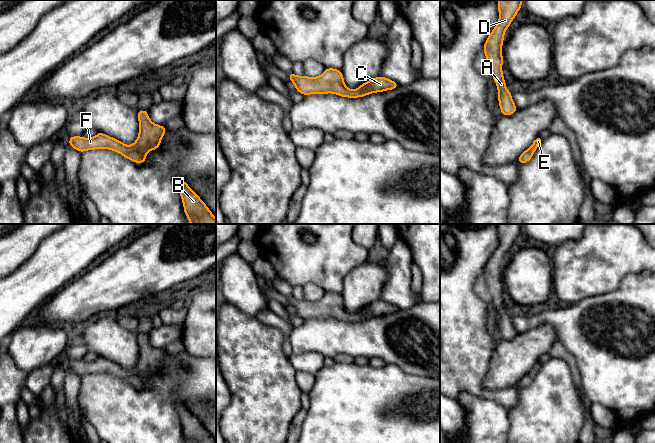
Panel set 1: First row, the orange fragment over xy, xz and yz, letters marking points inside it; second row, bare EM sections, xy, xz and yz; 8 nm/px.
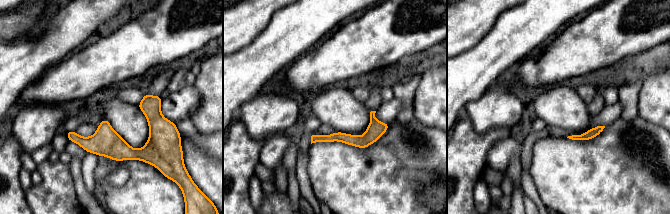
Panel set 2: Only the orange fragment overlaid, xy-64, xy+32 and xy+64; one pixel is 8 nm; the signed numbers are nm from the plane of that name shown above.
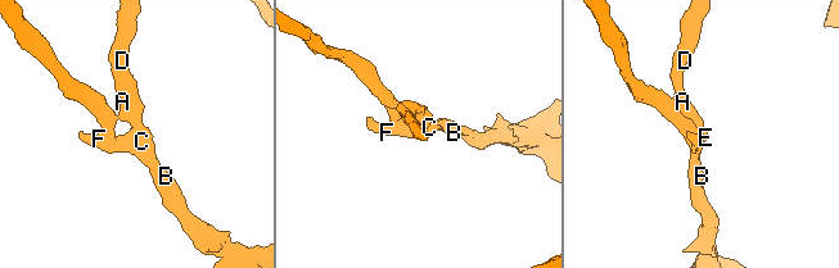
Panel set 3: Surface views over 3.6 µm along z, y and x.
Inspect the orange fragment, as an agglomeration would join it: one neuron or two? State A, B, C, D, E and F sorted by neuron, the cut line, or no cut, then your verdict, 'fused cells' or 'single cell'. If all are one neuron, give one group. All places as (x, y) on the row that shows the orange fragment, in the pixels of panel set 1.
A B C D E F | no cut | single cell

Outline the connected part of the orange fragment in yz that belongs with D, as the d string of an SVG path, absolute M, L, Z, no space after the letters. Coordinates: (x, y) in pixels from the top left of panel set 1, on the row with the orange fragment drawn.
M498 0L499 21L488 36L482 49L492 72L498 89L498 102L503 116L513 115L518 108L512 100L512 93L506 88L503 77L502 64L504 61L501 49L504 33L519 12L523 0Z

